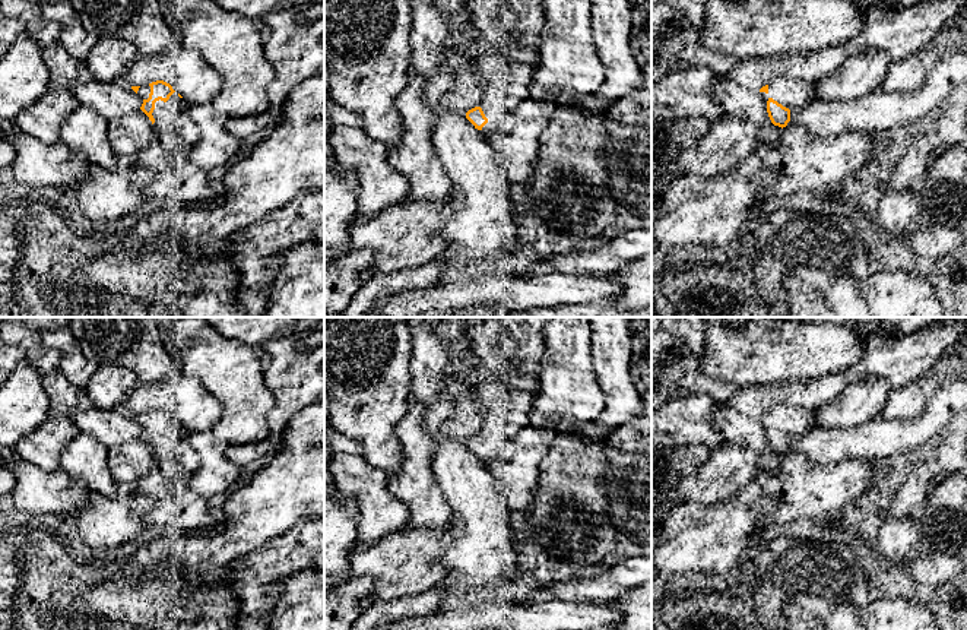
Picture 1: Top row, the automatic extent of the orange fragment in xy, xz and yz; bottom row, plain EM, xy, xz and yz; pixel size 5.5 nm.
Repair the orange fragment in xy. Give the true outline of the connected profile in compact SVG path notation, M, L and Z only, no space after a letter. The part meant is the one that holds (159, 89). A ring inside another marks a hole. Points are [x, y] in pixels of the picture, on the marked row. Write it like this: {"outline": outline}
{"outline": "M156 80L143 86L131 86L131 89L143 99L140 110L149 117L152 124L155 123L155 118L152 115L155 102L159 99L167 102L175 92L172 86L164 80Z"}

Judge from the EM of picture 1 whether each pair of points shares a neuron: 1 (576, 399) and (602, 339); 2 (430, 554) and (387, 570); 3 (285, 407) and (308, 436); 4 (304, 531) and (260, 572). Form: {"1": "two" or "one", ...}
{"1": "two", "2": "one", "3": "two", "4": "one"}

